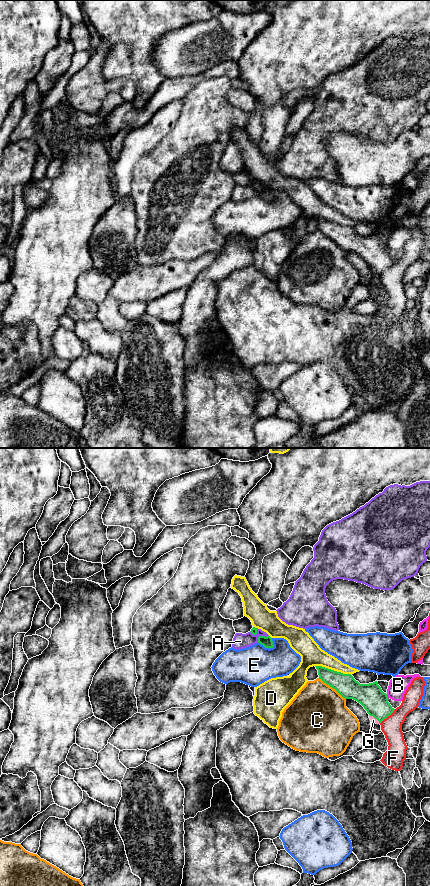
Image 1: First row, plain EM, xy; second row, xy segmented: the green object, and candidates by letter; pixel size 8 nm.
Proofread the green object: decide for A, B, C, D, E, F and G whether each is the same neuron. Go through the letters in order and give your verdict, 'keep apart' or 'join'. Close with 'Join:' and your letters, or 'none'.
A: keep apart
B: keep apart
C: keep apart
D: keep apart
E: keep apart
F: keep apart
G: keep apart
Join: none

